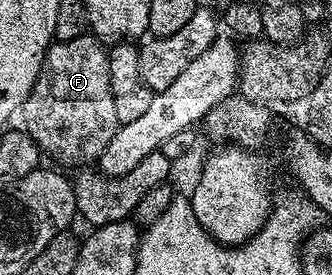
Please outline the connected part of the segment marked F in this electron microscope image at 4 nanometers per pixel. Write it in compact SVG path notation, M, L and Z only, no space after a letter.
M87 33L63 43L51 43L50 48L46 50L36 85L20 108L20 119L26 122L23 123L24 130L30 134L32 141L36 141L43 156L51 155L62 163L90 165L98 161L108 148L108 143L112 141L120 126L112 102L112 81L108 77L109 64L107 48L102 40L95 39L93 34Z

